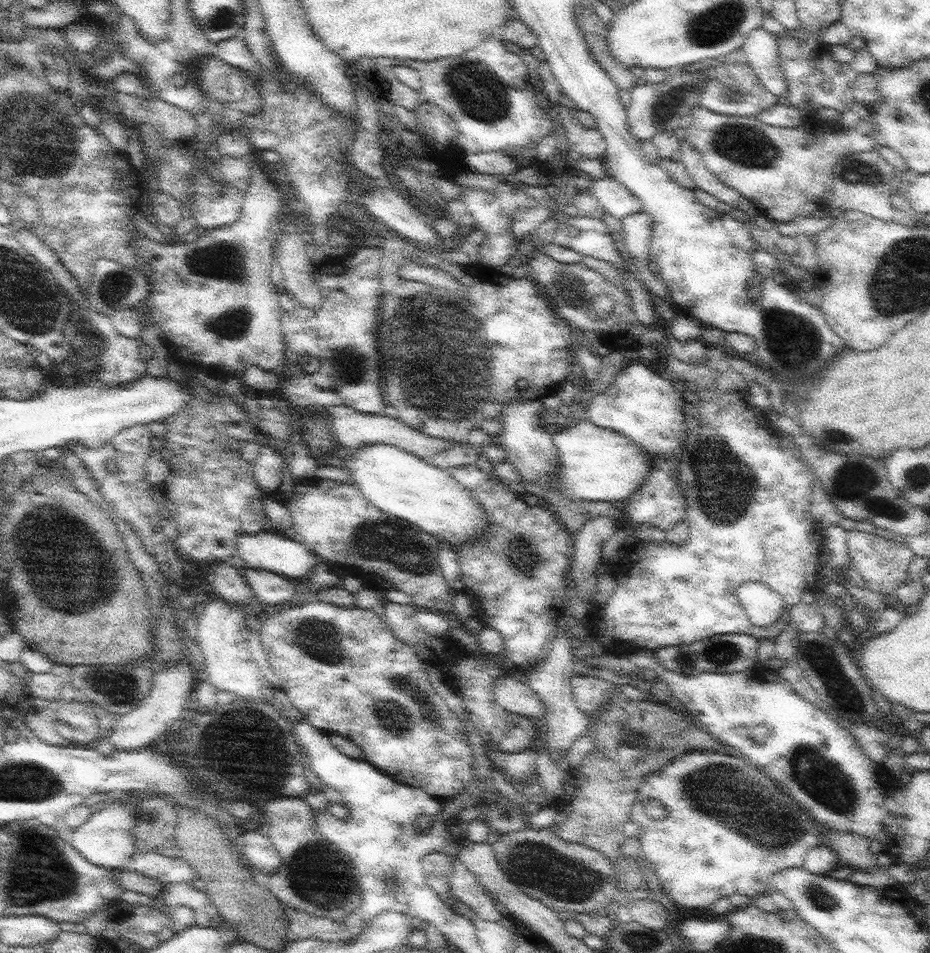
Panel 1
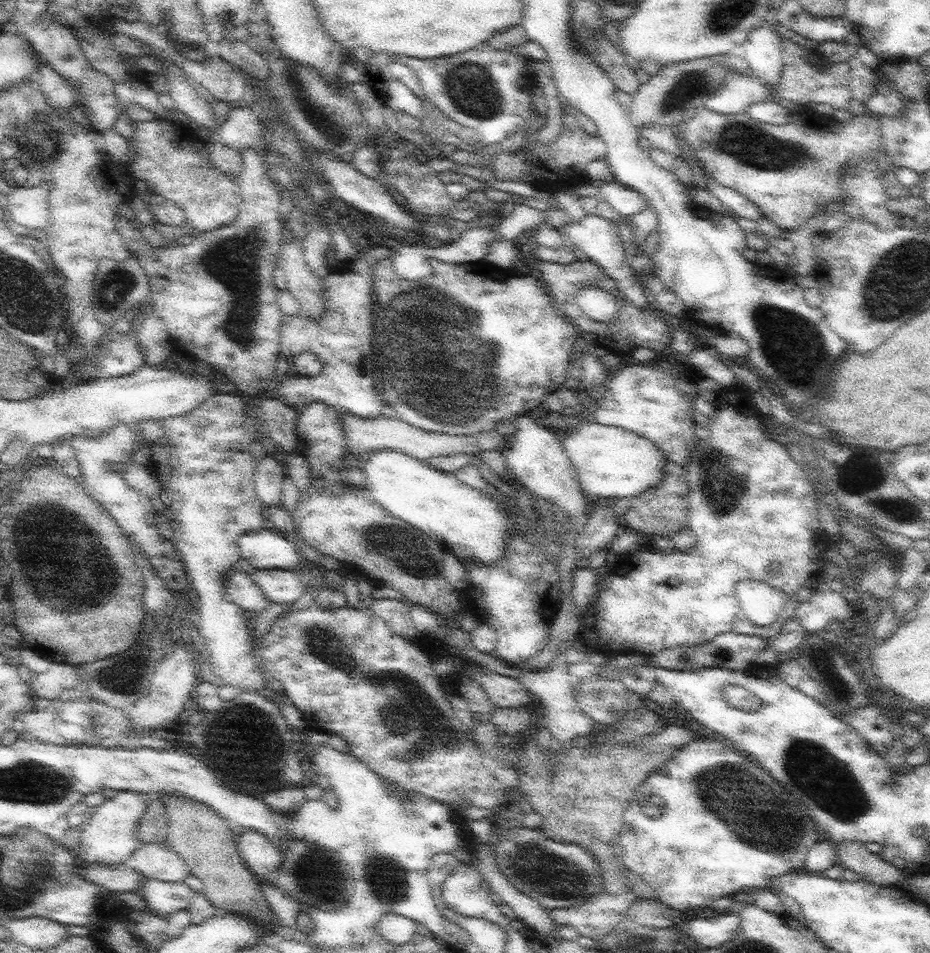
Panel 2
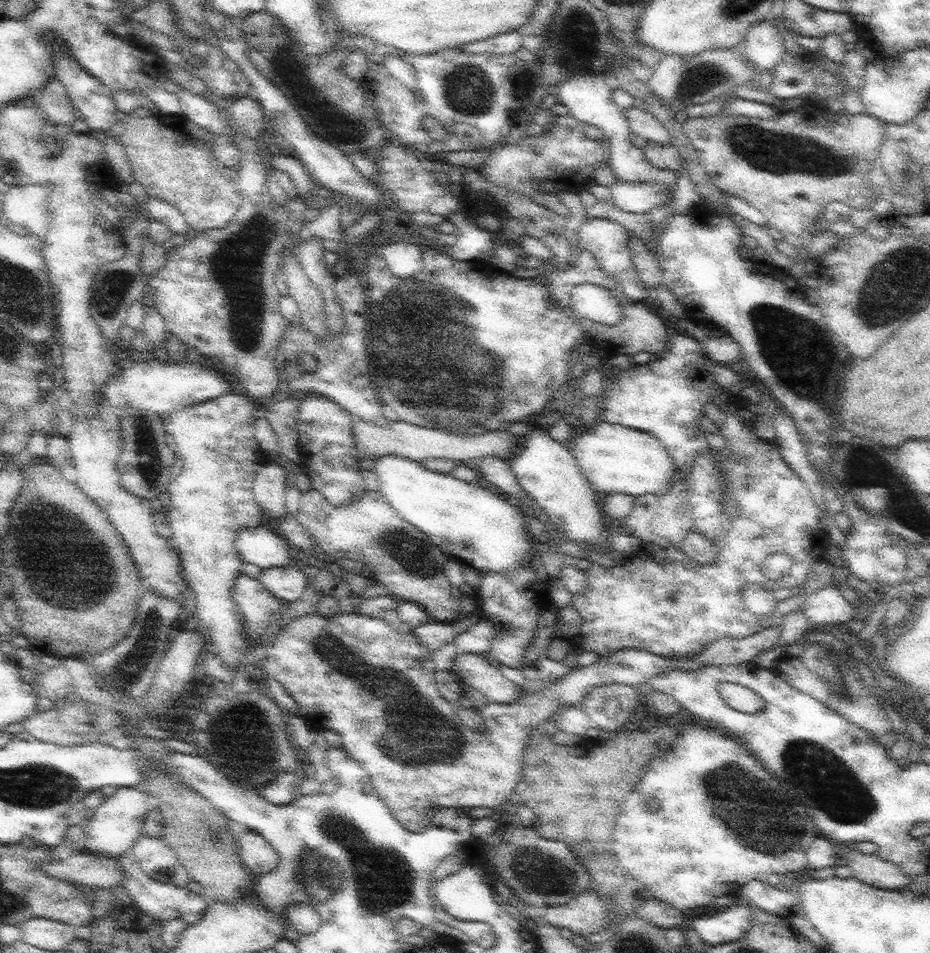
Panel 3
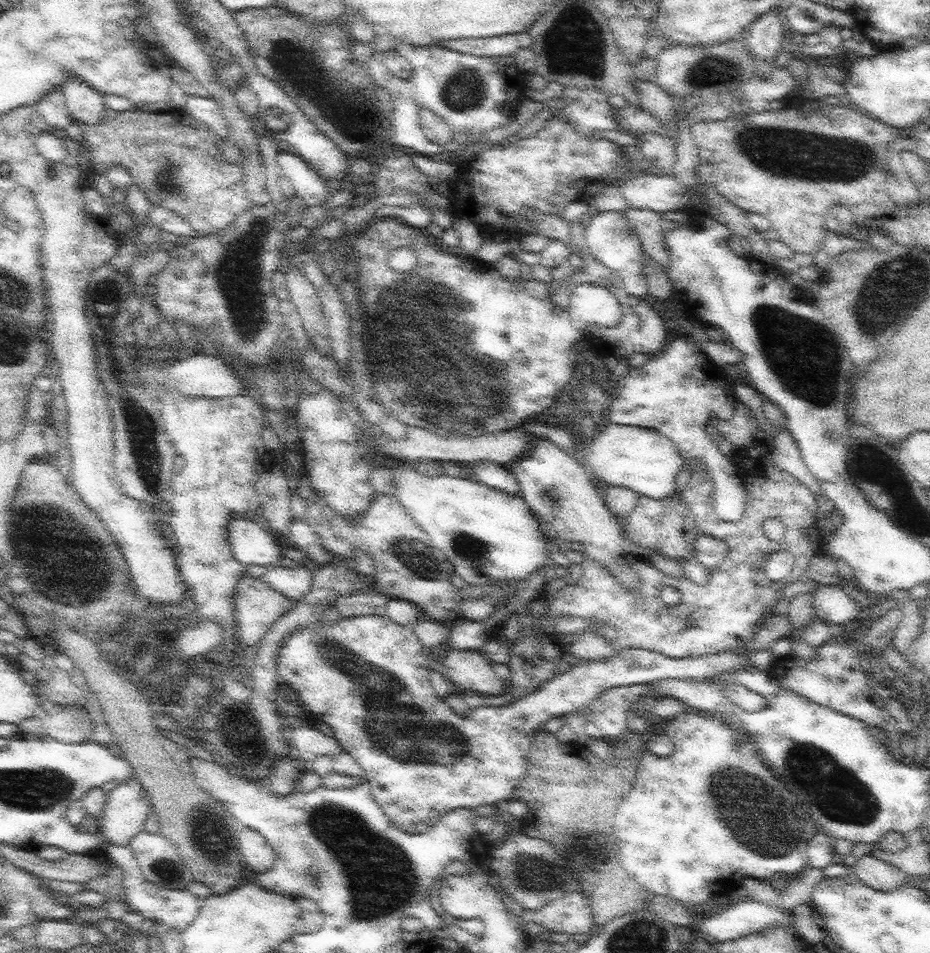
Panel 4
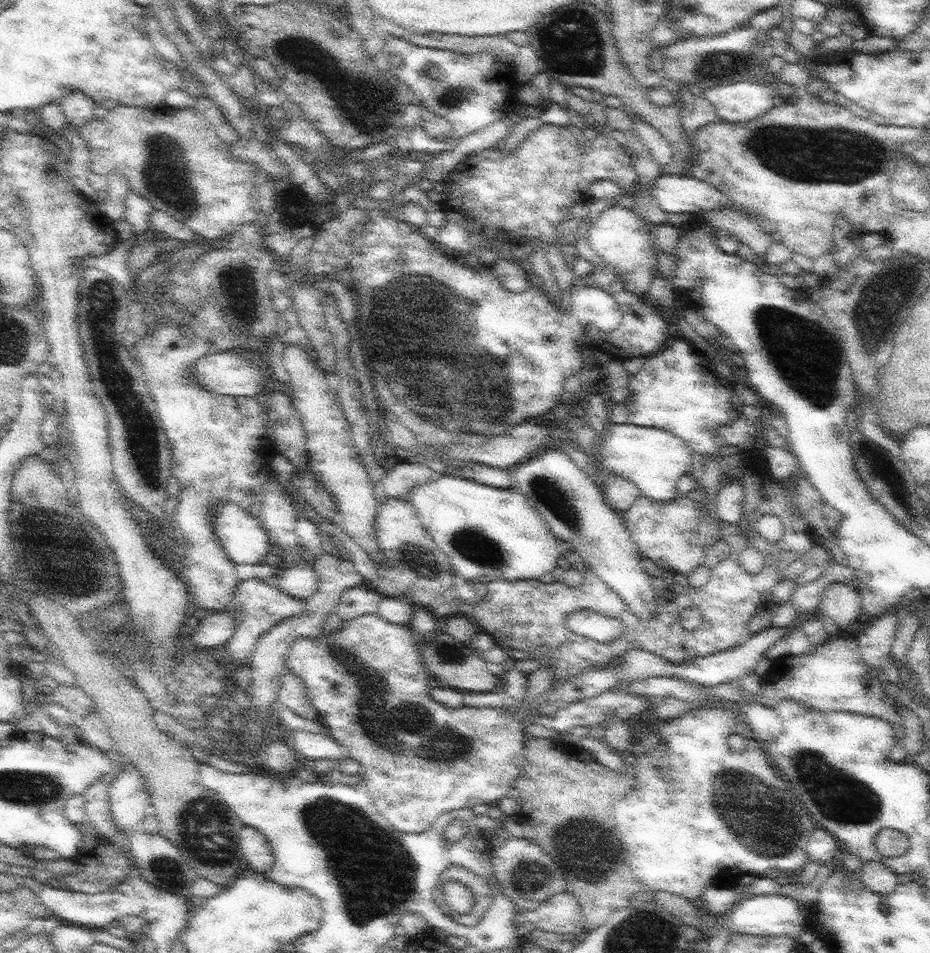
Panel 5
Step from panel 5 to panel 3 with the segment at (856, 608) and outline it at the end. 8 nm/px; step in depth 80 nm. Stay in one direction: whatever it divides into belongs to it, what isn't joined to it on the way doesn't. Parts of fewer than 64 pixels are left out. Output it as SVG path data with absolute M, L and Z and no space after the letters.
M827 585L814 593L806 594L802 606L805 608L811 628L830 628L857 617L856 607L842 596L836 585Z

